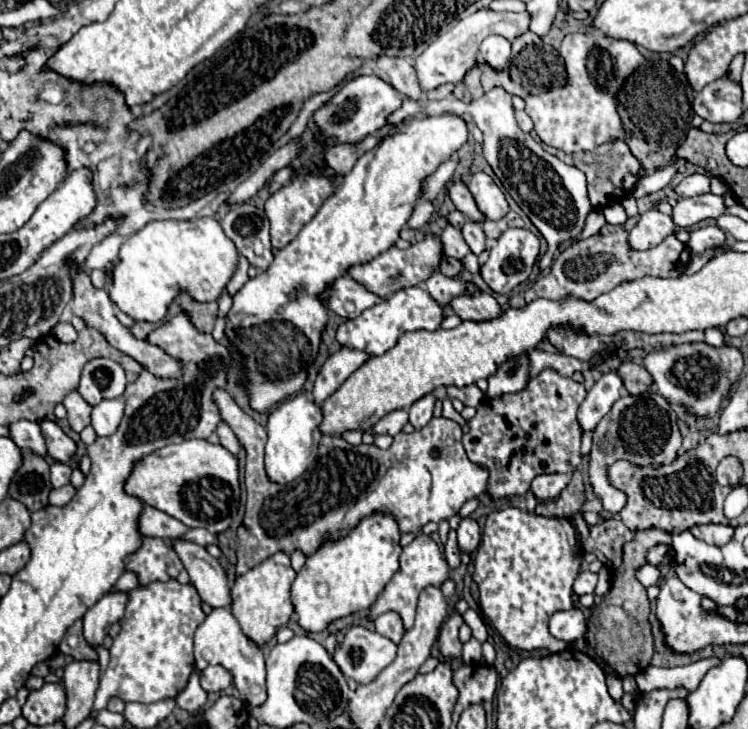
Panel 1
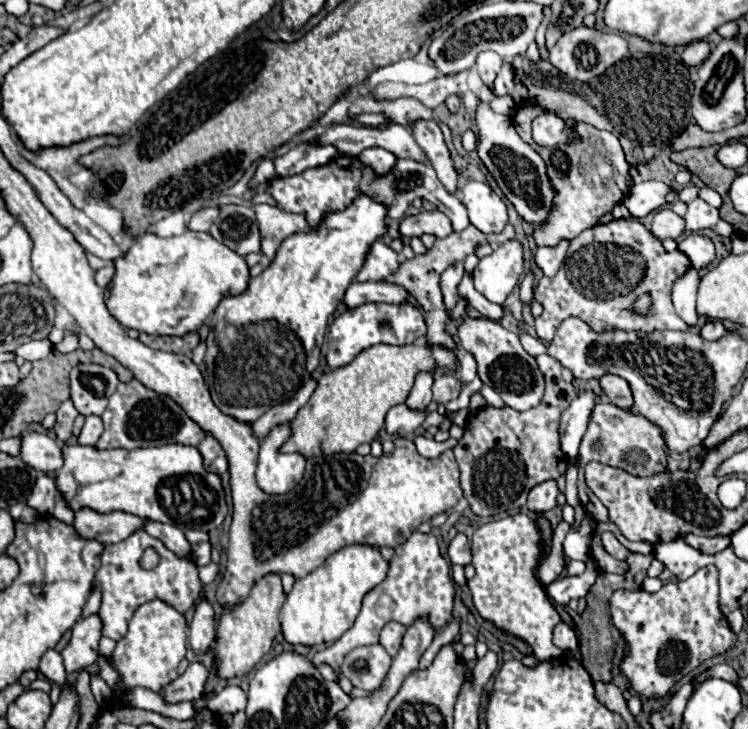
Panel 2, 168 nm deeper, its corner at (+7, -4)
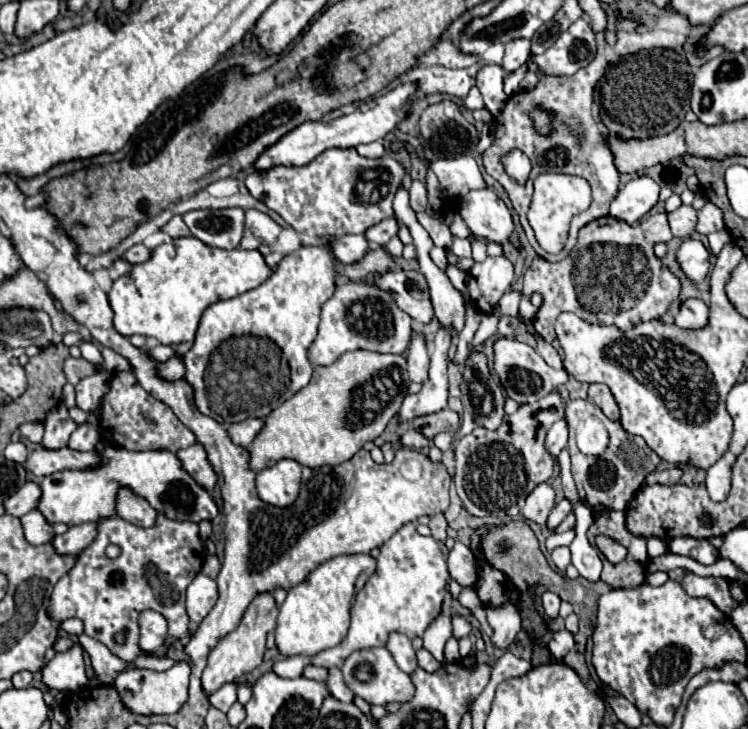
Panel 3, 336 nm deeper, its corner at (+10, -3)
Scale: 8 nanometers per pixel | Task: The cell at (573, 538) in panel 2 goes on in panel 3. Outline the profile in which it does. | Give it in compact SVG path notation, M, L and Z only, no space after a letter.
M557 547L551 551L551 559L557 565L559 571L565 571L565 567L571 563L571 555L569 555L569 547Z

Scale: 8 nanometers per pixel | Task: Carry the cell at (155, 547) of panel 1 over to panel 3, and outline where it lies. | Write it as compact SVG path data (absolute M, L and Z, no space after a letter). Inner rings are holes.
M119 517L113 519L99 519L99 533L97 539L79 555L77 565L67 573L67 577L59 579L57 587L53 589L51 601L49 601L49 613L63 621L69 617L77 617L85 625L85 635L105 643L113 655L131 661L137 655L137 615L139 611L153 609L165 615L169 623L169 643L175 639L181 639L189 633L189 617L185 613L185 589L193 581L193 577L201 571L203 559L205 559L205 547L199 539L199 527L195 523L173 523L169 519L157 517L157 525L143 529L133 523L125 523ZM109 543L115 543L121 547L121 557L115 561L105 557L105 547ZM119 631L125 631L125 643L117 643L115 635Z

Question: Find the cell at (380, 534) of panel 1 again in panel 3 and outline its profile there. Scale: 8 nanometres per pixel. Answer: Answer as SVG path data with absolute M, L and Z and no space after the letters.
M337 555L313 569L305 581L291 587L285 603L279 607L275 629L277 647L283 655L315 655L335 647L347 635L349 611L357 591L375 573L377 561L371 555Z

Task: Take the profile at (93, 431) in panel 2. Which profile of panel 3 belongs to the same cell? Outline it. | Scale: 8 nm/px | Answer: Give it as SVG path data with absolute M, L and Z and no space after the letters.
M83 423L71 433L69 447L73 447L75 451L95 451L95 445L97 445L99 439L101 439L99 425Z

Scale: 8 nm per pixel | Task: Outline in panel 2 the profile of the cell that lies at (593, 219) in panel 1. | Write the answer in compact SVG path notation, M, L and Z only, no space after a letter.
M562 240L556 248L538 248L536 254L534 254L534 260L536 260L536 266L546 274L546 276L554 276L560 268L560 264L564 262L564 256L566 256L566 250L568 250L568 240Z

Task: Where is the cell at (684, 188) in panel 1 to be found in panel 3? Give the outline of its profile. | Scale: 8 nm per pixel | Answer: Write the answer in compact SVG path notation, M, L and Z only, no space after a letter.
M637 177L619 191L617 199L611 203L609 215L625 223L637 223L657 201L659 185L649 177Z

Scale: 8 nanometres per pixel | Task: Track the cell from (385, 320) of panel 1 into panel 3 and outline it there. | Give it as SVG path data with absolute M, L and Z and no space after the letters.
M339 283L335 295L323 305L319 335L309 349L313 365L331 365L343 353L355 349L381 351L381 353L403 353L411 343L413 319L401 311L387 291L377 291L367 283Z

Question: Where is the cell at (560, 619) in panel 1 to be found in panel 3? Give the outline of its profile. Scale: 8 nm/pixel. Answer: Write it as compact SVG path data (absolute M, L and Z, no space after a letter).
M563 629L563 631L553 633L553 637L551 637L551 641L549 641L549 651L551 651L553 659L559 661L559 659L563 659L563 657L573 649L573 645L575 645L573 635L571 635L567 629Z

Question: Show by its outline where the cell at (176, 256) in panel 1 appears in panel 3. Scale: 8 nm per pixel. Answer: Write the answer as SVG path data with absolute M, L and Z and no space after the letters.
M197 237L173 239L155 247L147 261L133 265L127 275L113 281L109 291L109 303L115 311L113 325L125 337L151 335L163 345L193 341L201 313L209 305L247 293L269 275L271 269L259 251L227 251L205 245Z

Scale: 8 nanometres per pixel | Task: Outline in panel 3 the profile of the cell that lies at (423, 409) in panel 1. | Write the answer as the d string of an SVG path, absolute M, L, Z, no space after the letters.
M413 333L407 363L409 363L409 379L411 381L427 381L429 379L429 355L427 355L425 339L421 333Z

